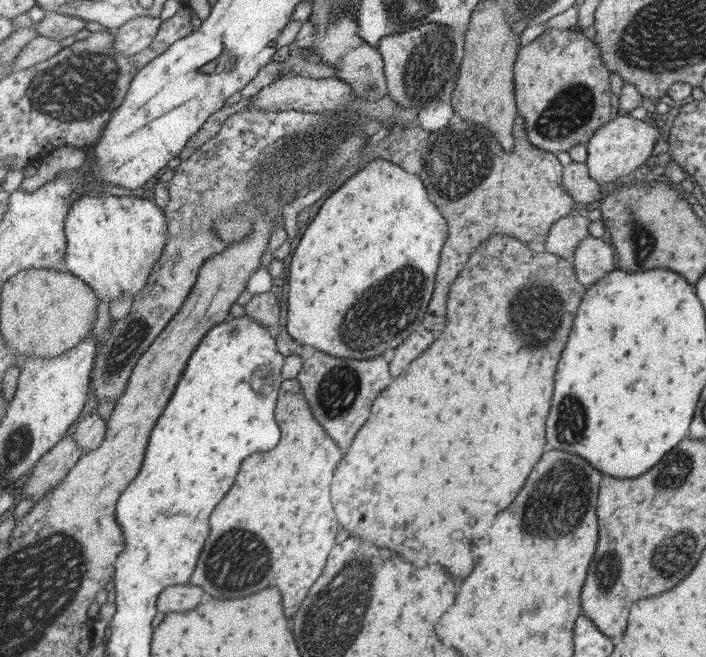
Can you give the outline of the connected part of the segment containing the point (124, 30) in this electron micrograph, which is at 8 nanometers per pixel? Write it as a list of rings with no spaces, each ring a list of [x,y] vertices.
[[[135,17],[115,32],[115,47],[125,56],[143,52],[149,44],[153,44],[161,22],[159,17]]]

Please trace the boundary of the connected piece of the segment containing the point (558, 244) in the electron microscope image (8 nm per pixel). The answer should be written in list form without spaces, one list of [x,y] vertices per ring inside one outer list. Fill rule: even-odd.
[[[575,212],[565,216],[565,218],[555,222],[551,228],[551,234],[547,236],[545,248],[555,254],[565,254],[567,258],[571,256],[571,262],[574,262],[577,246],[590,236],[589,226],[591,220]]]

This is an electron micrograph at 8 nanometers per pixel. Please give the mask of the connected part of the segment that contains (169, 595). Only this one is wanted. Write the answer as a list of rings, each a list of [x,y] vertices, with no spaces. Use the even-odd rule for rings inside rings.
[[[182,584],[177,586],[166,586],[165,590],[159,594],[157,604],[157,611],[165,614],[169,610],[191,610],[197,608],[205,598],[205,590],[197,588],[190,584]]]

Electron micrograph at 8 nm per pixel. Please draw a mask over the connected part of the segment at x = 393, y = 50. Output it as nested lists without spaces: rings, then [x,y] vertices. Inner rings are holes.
[[[427,23],[415,28],[405,28],[403,32],[389,33],[380,40],[378,49],[384,60],[389,94],[397,104],[415,108],[419,112],[431,102],[452,103],[452,95],[466,55],[466,33],[463,30],[456,31],[449,24]]]

